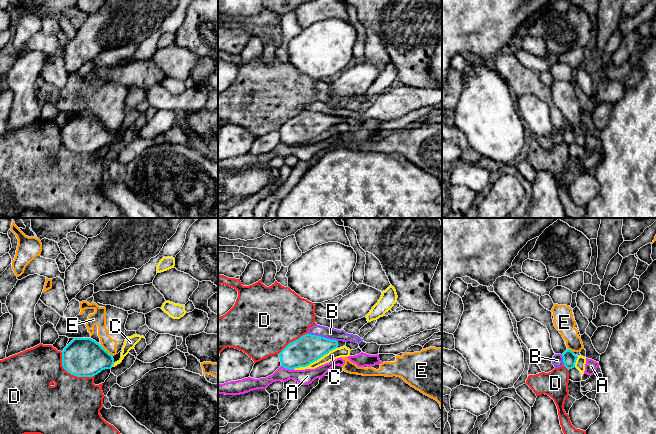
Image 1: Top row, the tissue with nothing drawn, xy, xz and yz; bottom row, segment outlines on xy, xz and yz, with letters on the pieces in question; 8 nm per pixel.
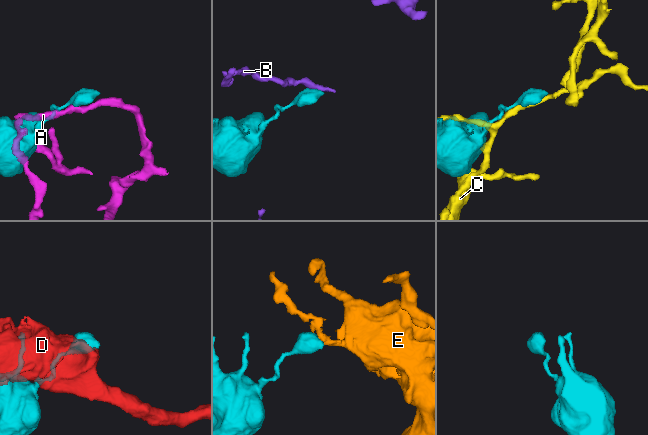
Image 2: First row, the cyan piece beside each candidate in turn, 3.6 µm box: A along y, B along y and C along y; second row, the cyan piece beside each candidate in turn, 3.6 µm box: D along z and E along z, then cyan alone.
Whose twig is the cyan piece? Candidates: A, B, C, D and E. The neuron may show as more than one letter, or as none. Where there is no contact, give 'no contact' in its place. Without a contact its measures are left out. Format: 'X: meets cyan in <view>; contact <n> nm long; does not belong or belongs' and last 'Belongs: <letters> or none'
A: meets cyan in xz; contact 110 nm long; does not belong
B: meets cyan in xz; contact 240 nm long; does not belong
C: meets cyan in xz; contact 400 nm long; does not belong
D: meets cyan in xy; contact 340 nm long; does not belong
E: meets cyan in xy; contact 140 nm long; does not belong
Belongs: none

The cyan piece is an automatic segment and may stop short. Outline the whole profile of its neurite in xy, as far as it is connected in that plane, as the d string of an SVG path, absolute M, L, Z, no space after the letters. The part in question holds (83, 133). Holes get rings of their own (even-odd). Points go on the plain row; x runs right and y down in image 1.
M74 114L62 127L62 142L71 151L93 153L102 146L111 145L113 140L120 136L121 128L113 132L91 114Z

